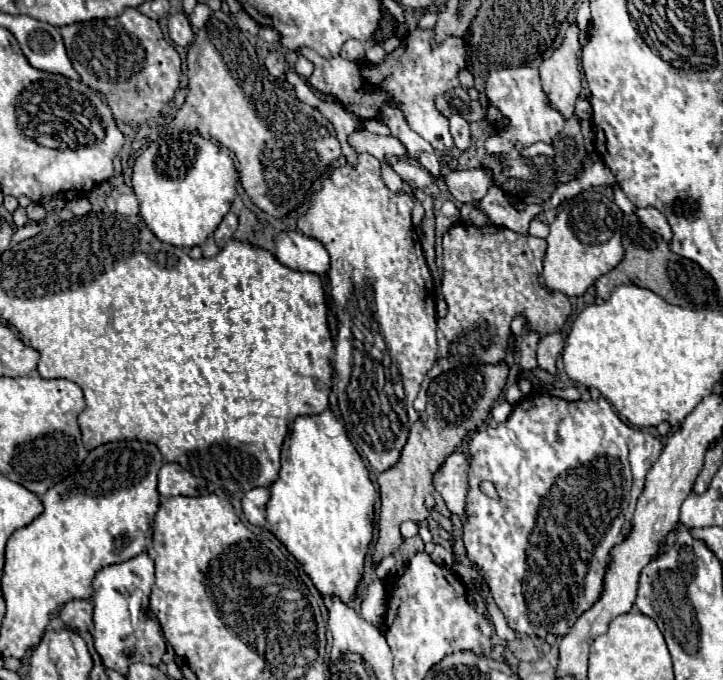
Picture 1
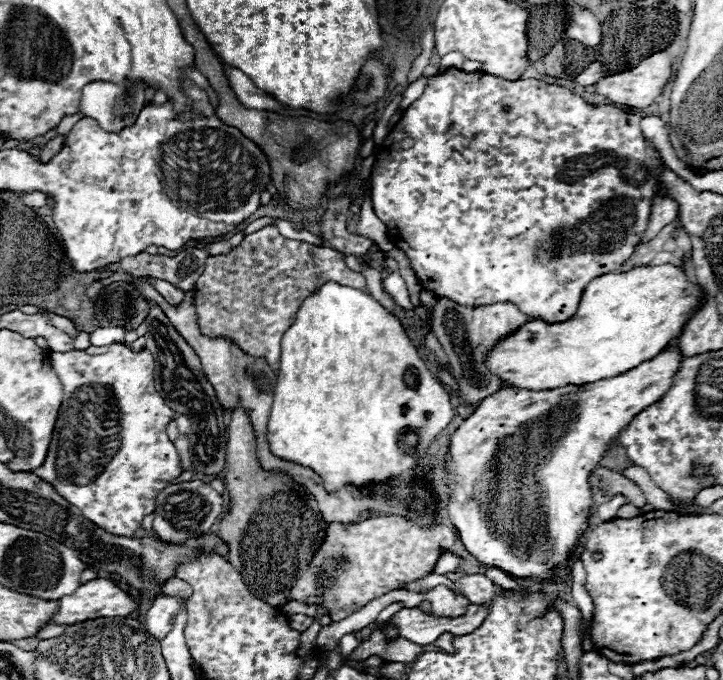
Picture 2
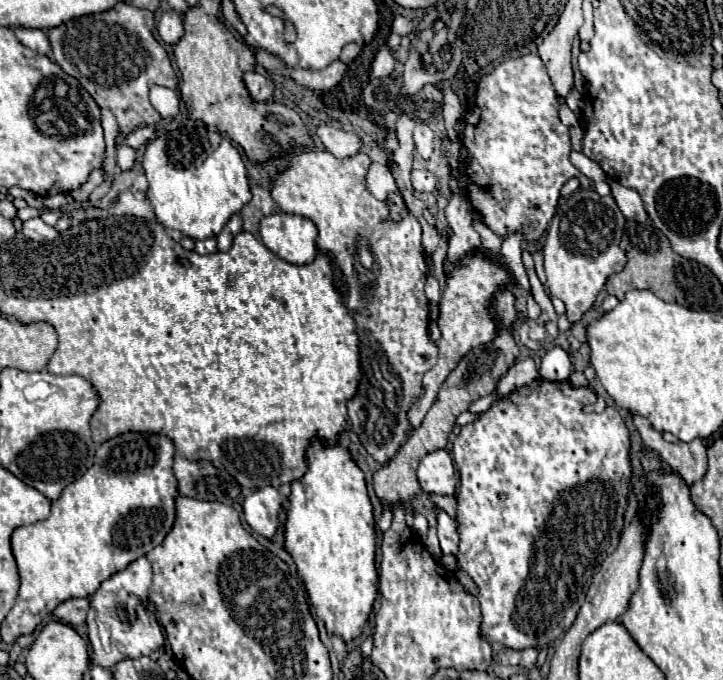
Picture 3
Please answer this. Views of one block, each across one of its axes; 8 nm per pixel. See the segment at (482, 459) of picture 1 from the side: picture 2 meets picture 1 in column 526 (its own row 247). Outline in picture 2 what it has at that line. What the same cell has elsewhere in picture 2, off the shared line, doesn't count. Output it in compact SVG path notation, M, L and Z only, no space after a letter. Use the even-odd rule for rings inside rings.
M448 68L444 74L428 78L424 94L410 104L402 114L398 124L384 138L370 176L370 198L376 216L388 226L388 236L396 248L400 242L408 242L412 250L402 250L416 272L424 290L434 292L434 296L446 296L456 304L466 304L468 308L512 302L528 318L540 318L548 324L566 322L578 310L580 296L586 284L602 274L618 272L620 266L632 256L634 248L640 244L650 218L652 198L658 194L658 152L640 132L640 116L634 112L624 112L606 104L588 104L582 96L562 88L548 86L540 80L502 80L496 76L486 76L484 72L462 72ZM510 106L510 112L502 108ZM586 158L586 160L584 160Z

